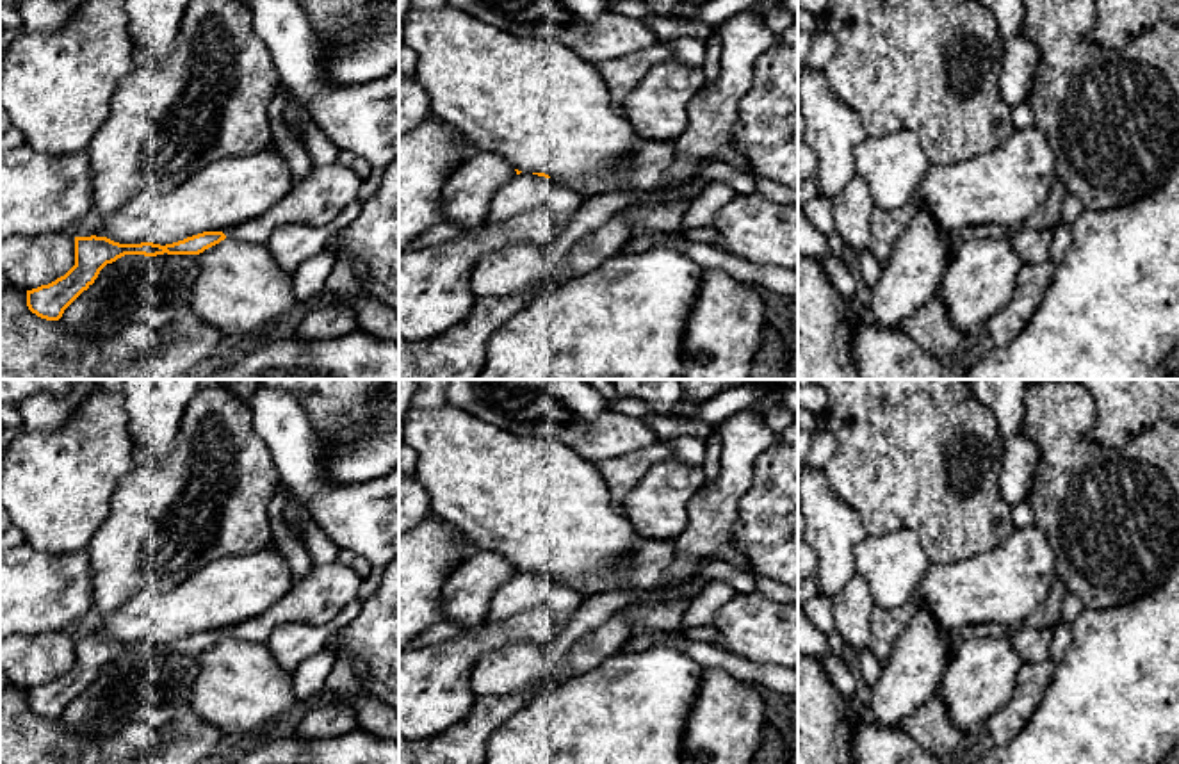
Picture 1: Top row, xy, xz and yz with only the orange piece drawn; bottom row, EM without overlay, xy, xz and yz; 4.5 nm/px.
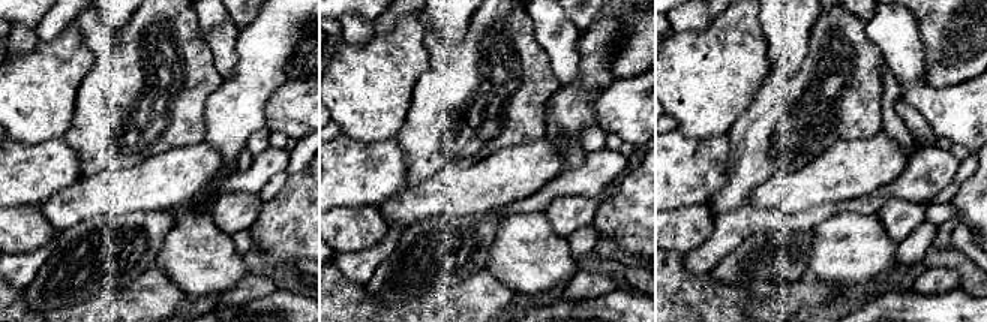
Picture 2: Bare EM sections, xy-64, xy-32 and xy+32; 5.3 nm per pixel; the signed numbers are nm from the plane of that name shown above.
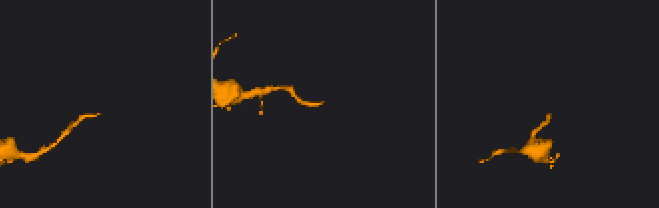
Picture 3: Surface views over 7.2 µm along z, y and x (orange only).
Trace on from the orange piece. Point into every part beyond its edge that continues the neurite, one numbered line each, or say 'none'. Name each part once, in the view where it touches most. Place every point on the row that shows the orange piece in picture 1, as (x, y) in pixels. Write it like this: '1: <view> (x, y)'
1: xy (326, 191)

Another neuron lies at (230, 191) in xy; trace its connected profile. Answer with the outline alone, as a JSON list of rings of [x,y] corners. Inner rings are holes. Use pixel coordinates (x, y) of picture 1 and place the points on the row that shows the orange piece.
[[[274,148],[217,158],[171,191],[148,189],[105,215],[96,237],[119,244],[173,244],[260,217],[294,187]]]

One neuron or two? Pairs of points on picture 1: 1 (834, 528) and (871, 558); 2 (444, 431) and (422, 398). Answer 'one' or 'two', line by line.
1: two
2: two

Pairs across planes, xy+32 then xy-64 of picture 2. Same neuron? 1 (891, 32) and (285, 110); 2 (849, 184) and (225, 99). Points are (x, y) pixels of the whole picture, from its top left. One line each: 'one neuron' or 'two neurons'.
1: one neuron
2: two neurons

